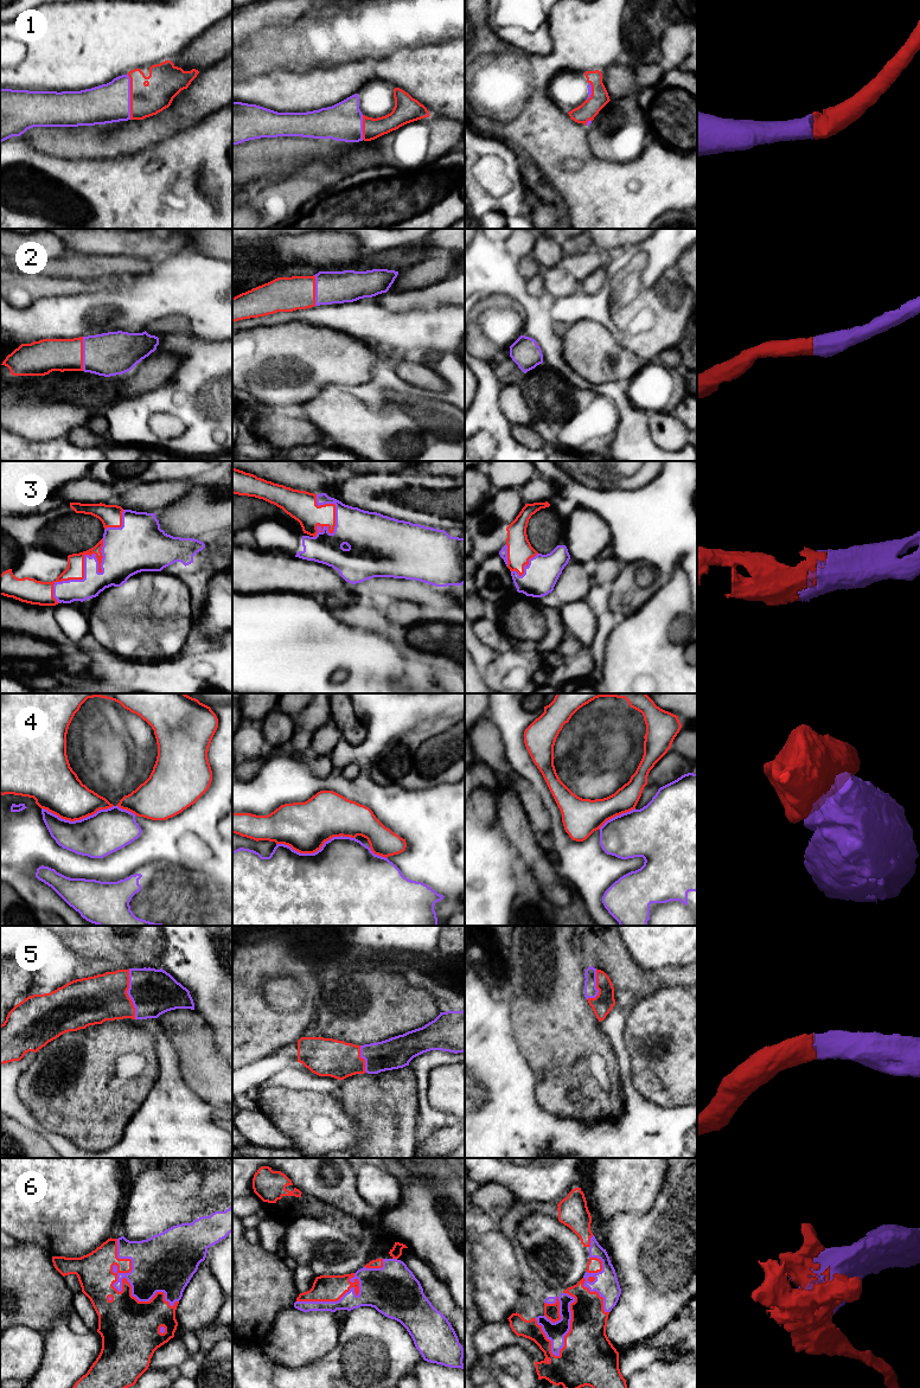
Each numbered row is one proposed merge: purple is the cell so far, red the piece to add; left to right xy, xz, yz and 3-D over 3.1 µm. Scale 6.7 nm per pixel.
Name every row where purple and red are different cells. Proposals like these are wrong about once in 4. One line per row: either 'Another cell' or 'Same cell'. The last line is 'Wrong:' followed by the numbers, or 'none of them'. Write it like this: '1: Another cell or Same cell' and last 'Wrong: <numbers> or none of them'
1: Same cell
2: Same cell
3: Same cell
4: Another cell
5: Same cell
6: Same cell
Wrong: 4

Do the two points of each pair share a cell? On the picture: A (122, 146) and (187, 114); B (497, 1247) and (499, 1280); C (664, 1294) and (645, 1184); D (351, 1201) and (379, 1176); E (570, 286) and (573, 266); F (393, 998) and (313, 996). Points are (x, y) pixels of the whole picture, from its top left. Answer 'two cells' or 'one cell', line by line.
A: one cell
B: one cell
C: two cells
D: two cells
E: two cells
F: two cells

